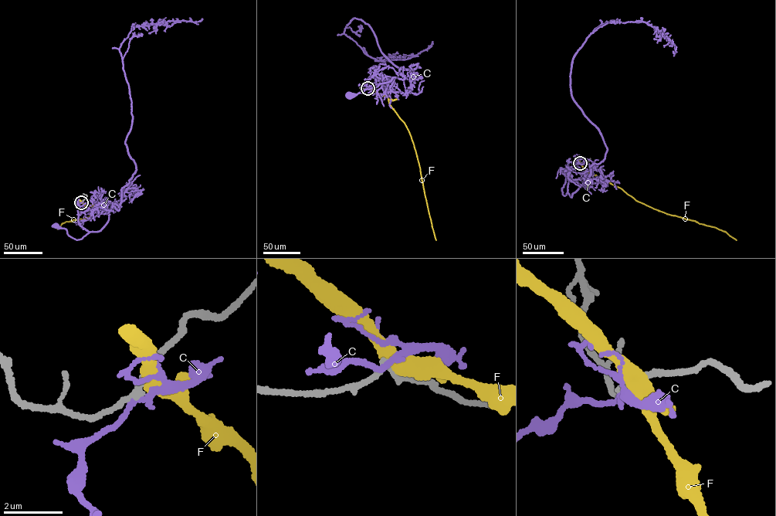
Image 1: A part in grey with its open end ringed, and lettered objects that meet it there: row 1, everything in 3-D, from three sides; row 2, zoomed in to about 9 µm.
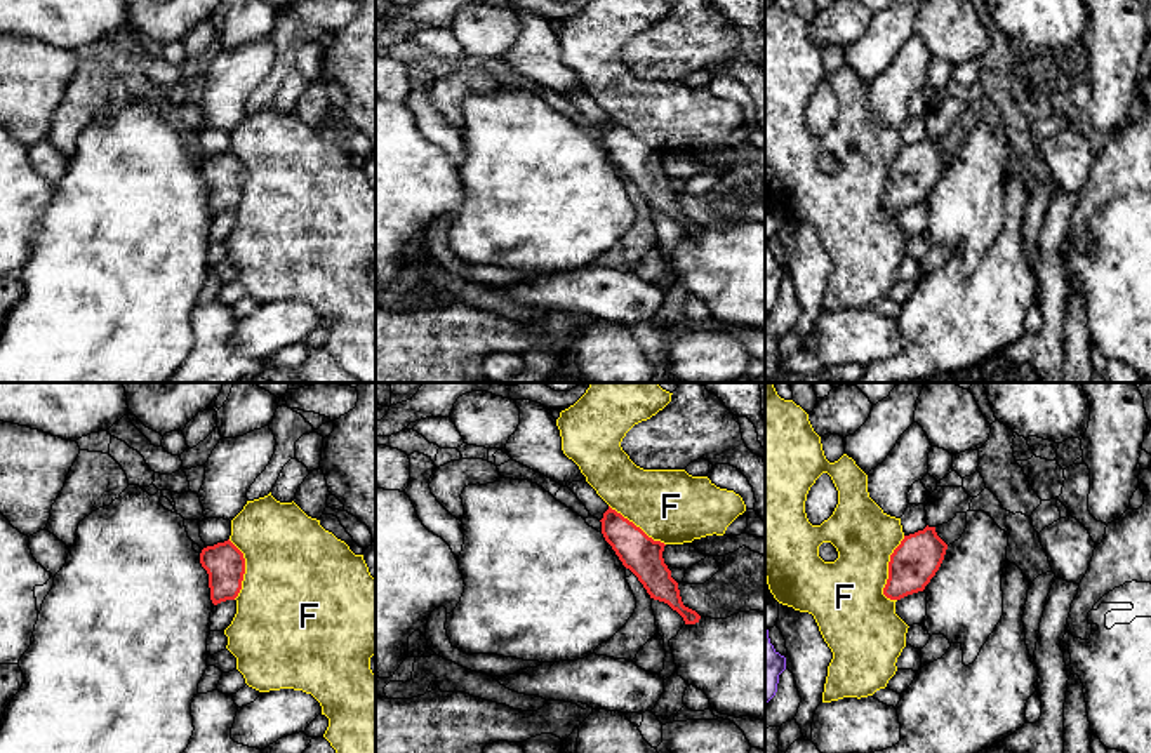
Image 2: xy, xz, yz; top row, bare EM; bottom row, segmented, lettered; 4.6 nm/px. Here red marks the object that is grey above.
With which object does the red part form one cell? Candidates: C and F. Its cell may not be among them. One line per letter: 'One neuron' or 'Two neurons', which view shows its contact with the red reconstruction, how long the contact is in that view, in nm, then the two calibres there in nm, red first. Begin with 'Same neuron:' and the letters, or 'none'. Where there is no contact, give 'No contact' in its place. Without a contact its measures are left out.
Same neuron: none
C: Two neurons. No contact
F: Two neurons. Touches red in yz. Shared border 320 nm. Thickness 220 nm (red) against 360 nm

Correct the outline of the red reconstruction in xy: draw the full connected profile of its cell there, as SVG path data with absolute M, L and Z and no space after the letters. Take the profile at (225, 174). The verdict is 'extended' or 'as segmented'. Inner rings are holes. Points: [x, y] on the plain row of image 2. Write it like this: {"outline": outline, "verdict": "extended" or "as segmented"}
{"outline": "M230 150L203 158L200 174L209 184L210 210L214 216L238 207L245 184L245 169Z", "verdict": "as segmented"}

